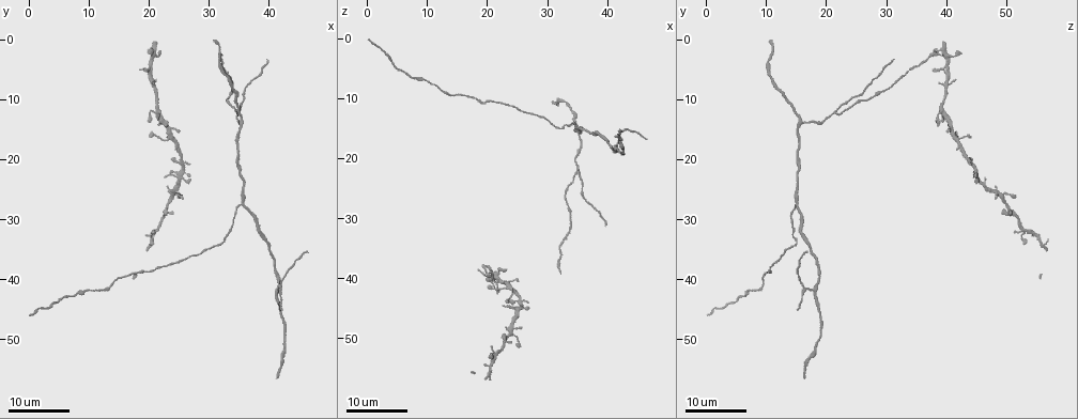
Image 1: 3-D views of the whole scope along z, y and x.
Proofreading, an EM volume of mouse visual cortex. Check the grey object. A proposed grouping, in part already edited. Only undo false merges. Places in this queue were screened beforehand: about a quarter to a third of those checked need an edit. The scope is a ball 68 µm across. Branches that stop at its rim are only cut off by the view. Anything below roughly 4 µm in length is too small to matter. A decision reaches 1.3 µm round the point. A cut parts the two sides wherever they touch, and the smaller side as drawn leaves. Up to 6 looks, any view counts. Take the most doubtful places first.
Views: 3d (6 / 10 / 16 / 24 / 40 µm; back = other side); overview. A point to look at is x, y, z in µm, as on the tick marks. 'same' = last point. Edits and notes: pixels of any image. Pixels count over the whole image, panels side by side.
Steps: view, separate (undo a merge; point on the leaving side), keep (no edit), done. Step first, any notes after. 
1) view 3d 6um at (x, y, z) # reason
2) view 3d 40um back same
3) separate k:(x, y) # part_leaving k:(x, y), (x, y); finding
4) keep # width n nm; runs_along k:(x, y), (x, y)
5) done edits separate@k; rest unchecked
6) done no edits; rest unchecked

view 3d 16um at (35.0, 12.0, 21.5) # side arm on a straight run

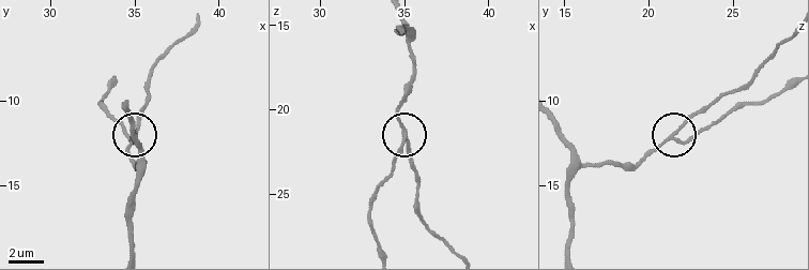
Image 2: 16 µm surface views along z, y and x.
view 3d 10um at (35.0, 12.0, 21.4)

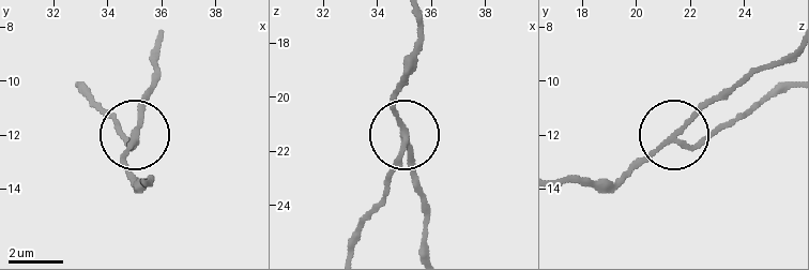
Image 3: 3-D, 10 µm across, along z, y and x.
keep # side_arm 15 um; runs_along 3:(778, 86), (697, 141), (684, 139), (684, 125), (722, 93); continuous, no second neuron

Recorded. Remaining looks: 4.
view 3d 24um at (41.5, 42.0, 17.5) # branch point

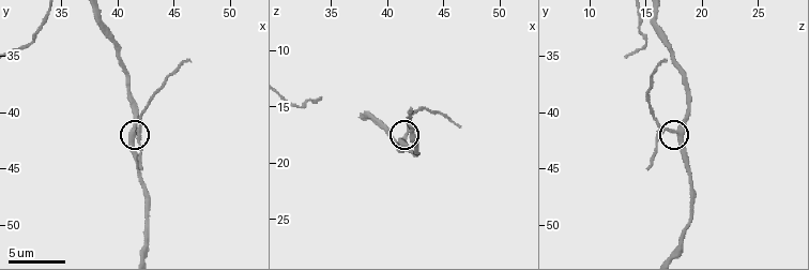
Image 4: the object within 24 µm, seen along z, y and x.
view 3d 10um at (41.6, 41.8, 17.8) # closer look

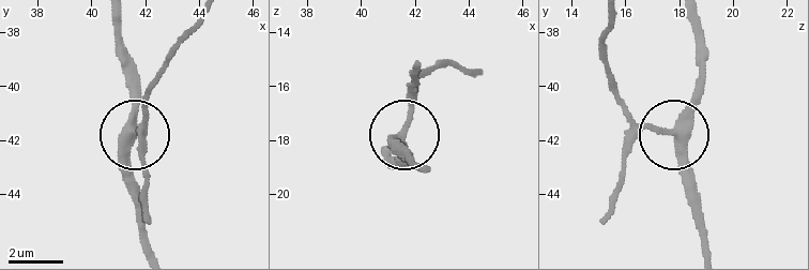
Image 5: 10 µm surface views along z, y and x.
view 3d 10um back at (41.5, 41.8, 17.9)

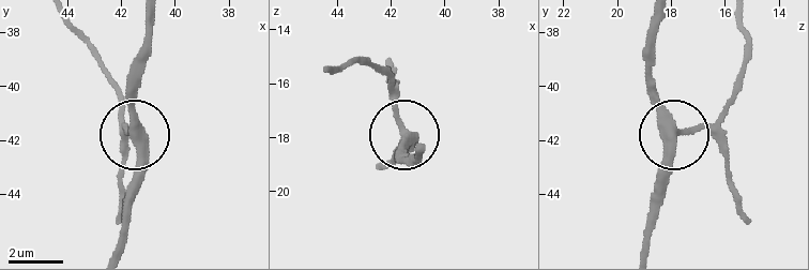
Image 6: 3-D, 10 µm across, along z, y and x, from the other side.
keep # width 330 nm; runs_along 6:(152, 18), (132, 136), (120, 110); continuous, no second neuron

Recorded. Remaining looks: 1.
done no edits; rest unchecked

